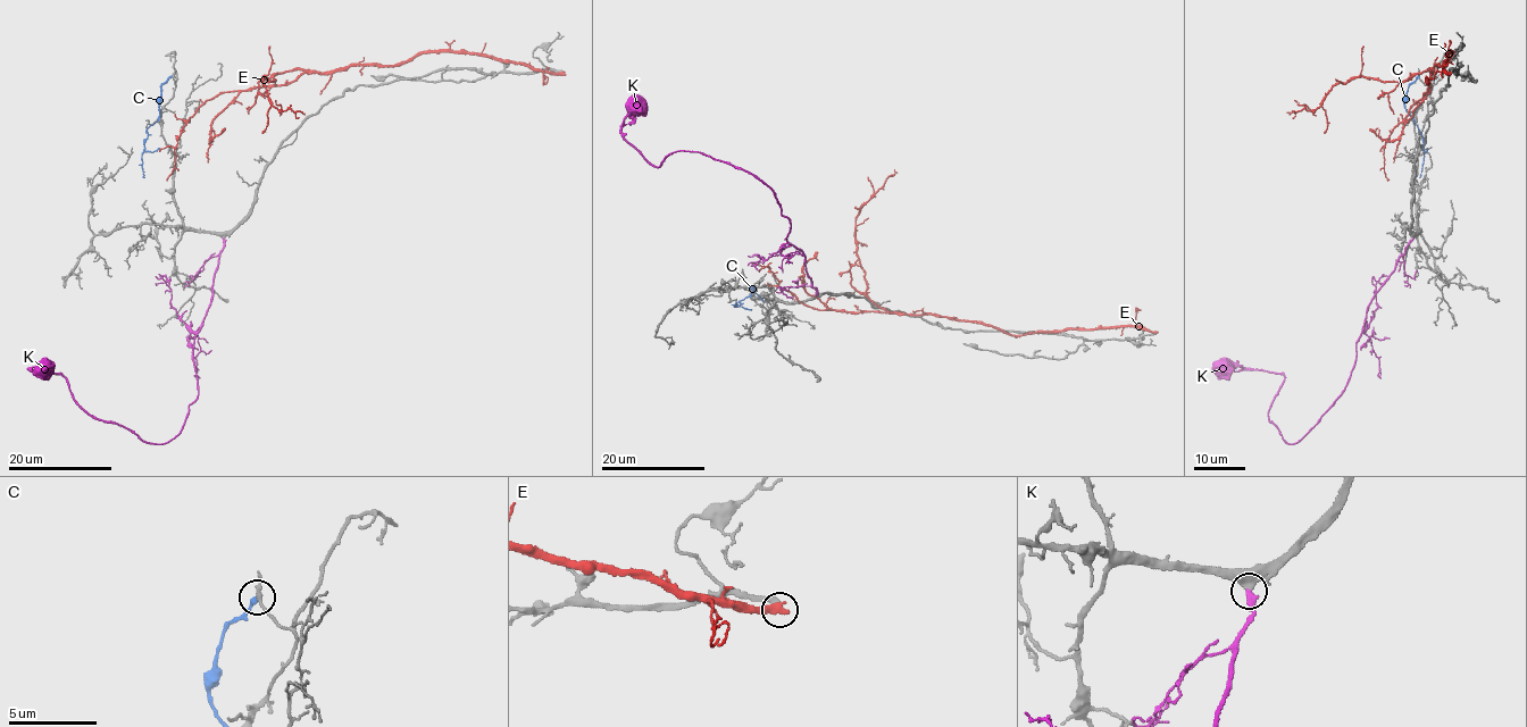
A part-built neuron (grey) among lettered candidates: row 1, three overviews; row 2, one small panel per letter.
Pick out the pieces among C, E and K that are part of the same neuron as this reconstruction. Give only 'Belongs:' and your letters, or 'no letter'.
Belongs: K

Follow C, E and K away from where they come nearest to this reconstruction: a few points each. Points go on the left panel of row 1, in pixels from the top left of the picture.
C: (170, 76), (160, 86), (159, 118), (147, 130), (141, 161), (144, 177)
E: (562, 73), (467, 52), (418, 52), (397, 65), (305, 72), (278, 85), (224, 91), (183, 127), (167, 181)
K: (224, 239), (193, 343), (198, 397), (168, 442), (150, 444), (97, 419), (65, 378), (30, 368), (48, 361)

